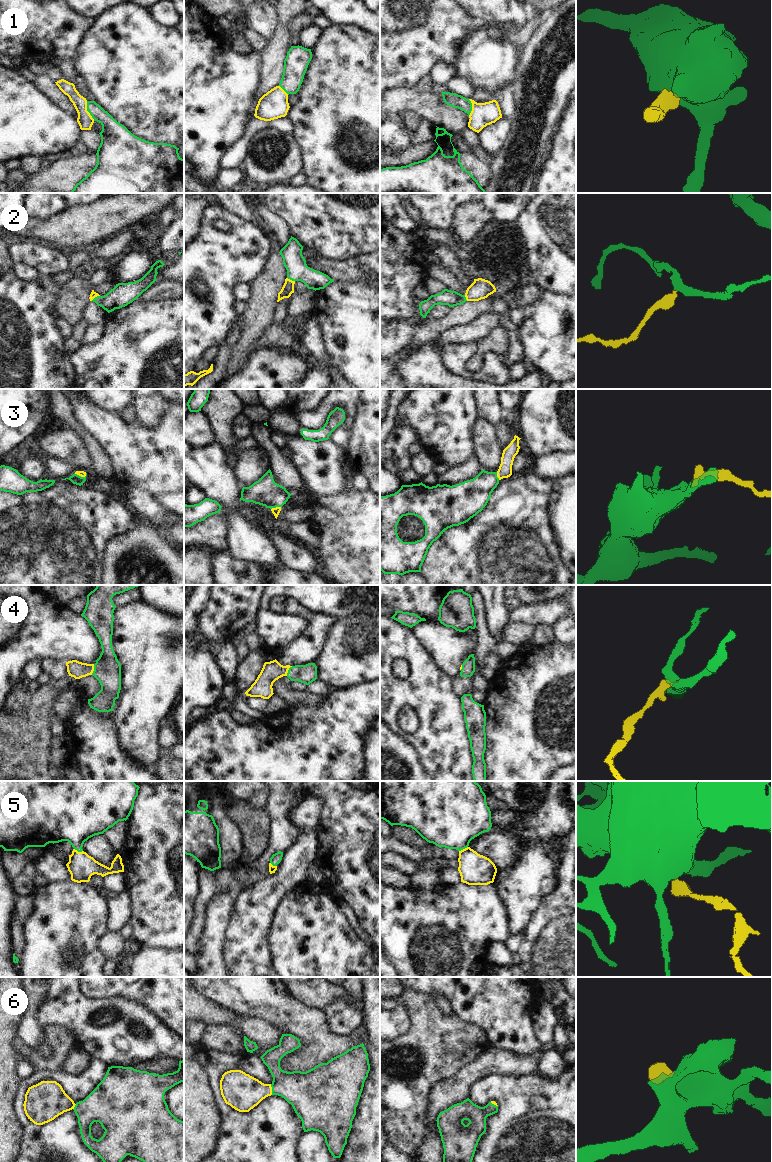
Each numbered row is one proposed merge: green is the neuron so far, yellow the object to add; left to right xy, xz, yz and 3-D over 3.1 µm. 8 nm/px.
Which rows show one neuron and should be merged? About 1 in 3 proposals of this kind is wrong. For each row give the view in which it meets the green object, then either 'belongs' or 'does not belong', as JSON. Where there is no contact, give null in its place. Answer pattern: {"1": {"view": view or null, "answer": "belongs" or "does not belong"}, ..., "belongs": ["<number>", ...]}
{"1": {"view": "xy", "answer": "belongs"}, "2": {"view": "xz", "answer": "belongs"}, "3": {"view": "xz", "answer": "belongs"}, "4": {"view": "xy", "answer": "belongs"}, "5": {"view": "xy", "answer": "belongs"}, "6": {"view": "xz", "answer": "belongs"}, "belongs": ["1", "2", "3", "4", "5", "6"]}

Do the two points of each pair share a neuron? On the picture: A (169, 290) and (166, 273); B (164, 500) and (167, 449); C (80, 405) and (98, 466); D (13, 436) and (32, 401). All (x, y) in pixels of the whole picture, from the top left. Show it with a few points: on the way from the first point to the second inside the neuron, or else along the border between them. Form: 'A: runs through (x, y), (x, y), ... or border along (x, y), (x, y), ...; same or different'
A: border along (157, 279), (173, 282); different
B: border along (173, 492), (153, 495); different
C: border along (73, 414), (89, 433); different
D: runs through (24, 430), (31, 429), (31, 412); same

